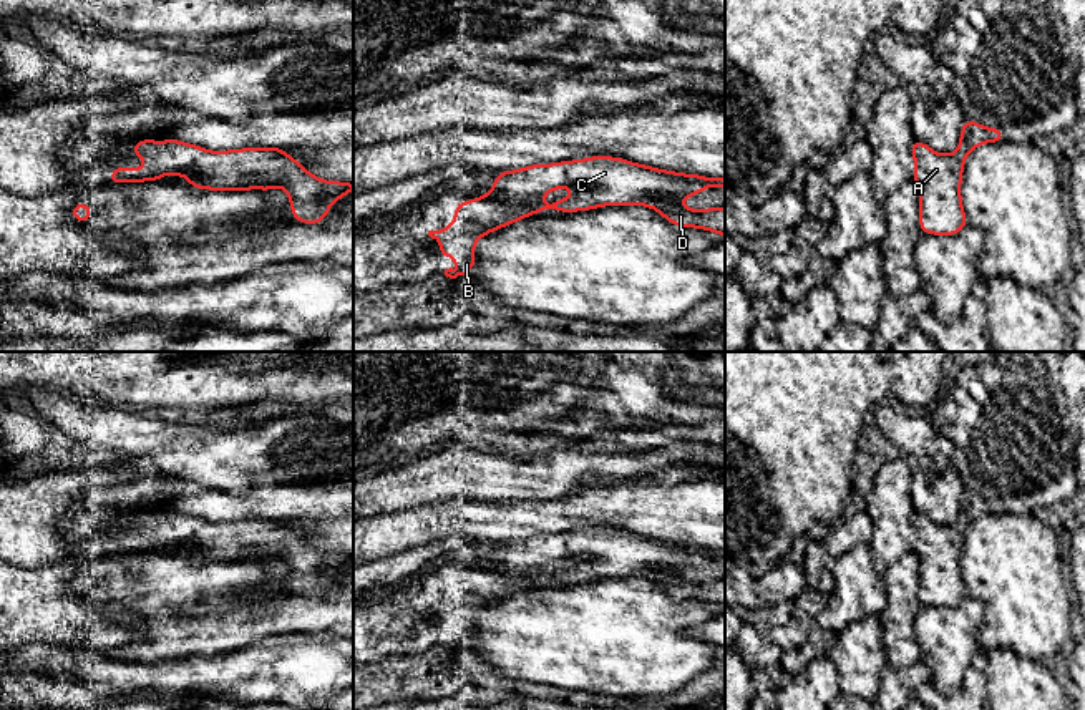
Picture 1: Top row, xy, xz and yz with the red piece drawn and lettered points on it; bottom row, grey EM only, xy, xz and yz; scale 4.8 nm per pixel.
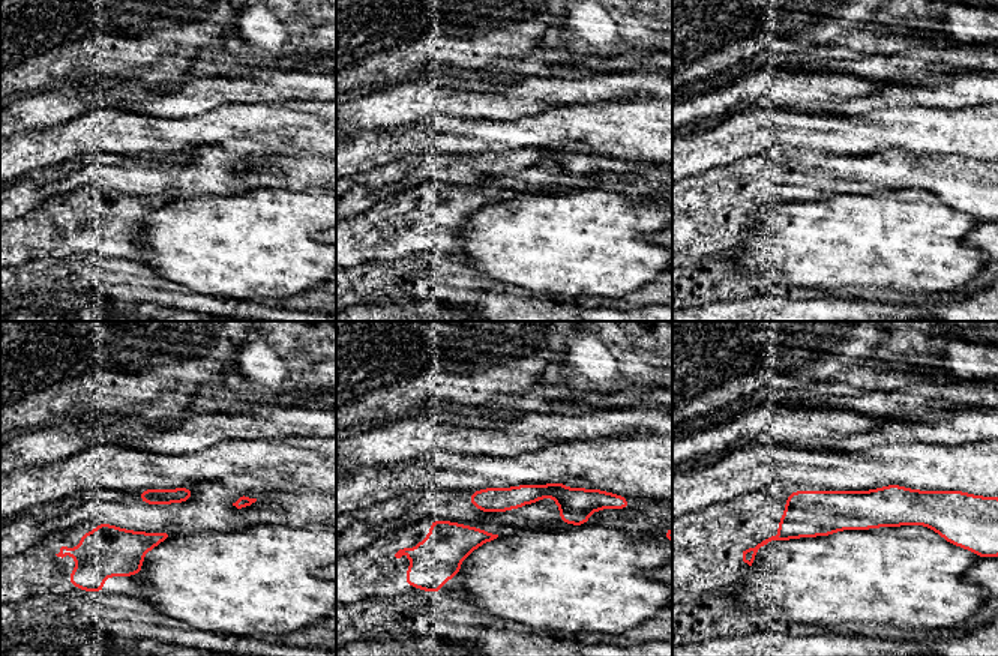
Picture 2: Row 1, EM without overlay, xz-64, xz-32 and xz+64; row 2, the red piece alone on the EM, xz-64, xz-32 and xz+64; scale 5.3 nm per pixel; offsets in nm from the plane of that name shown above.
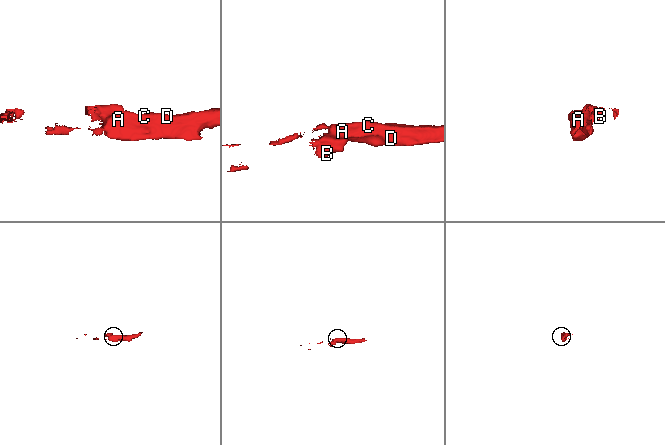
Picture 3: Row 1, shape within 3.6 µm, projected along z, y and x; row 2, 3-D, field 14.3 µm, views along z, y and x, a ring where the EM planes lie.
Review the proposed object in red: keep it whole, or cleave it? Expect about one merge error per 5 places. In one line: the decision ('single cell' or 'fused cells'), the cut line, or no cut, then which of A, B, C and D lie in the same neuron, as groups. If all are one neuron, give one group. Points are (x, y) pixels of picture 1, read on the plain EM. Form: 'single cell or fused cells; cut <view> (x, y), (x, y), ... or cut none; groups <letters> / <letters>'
single cell; cut none; groups A B C D

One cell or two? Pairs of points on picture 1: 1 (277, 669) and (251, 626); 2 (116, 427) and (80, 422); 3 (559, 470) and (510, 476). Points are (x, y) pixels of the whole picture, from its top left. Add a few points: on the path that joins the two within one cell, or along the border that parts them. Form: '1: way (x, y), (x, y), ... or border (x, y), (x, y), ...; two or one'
1: border (249, 644), (213, 657); two
2: way (108, 427), (88, 422); one
3: way (548, 476), (521, 476); one

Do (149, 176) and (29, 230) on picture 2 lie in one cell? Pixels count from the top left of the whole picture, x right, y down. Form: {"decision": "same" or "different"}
{"decision": "different"}

